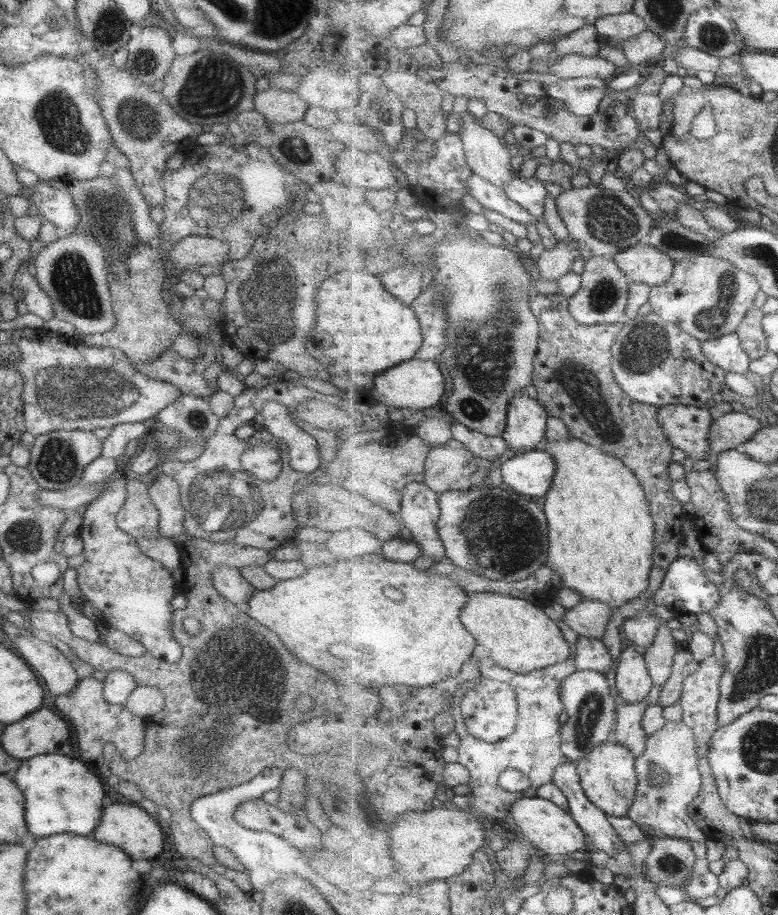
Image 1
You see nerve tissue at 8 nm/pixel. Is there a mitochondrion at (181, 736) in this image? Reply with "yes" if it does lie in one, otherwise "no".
yes

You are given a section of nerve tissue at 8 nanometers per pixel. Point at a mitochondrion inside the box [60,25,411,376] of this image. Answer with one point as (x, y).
(267, 305)

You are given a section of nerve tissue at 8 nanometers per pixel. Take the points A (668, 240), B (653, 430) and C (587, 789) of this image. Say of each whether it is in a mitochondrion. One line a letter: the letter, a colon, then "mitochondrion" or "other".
A: mitochondrion
B: other
C: other

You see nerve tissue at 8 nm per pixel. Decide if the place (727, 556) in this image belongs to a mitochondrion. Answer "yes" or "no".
no

